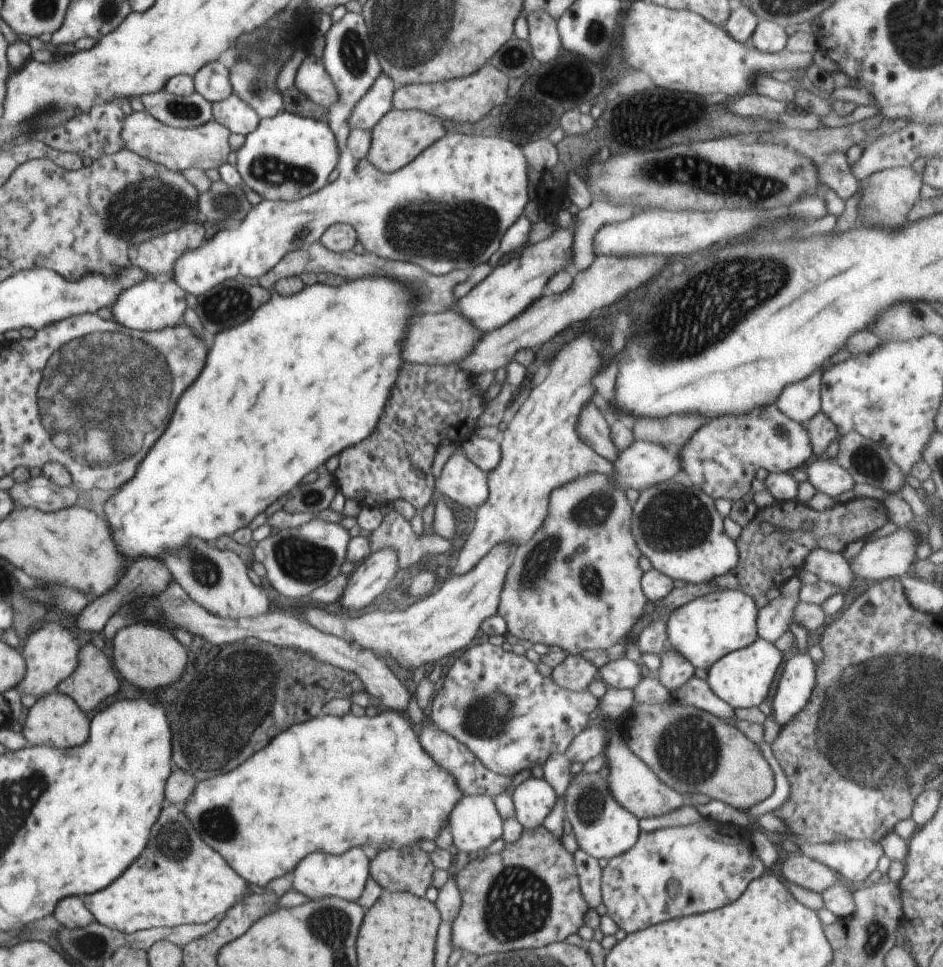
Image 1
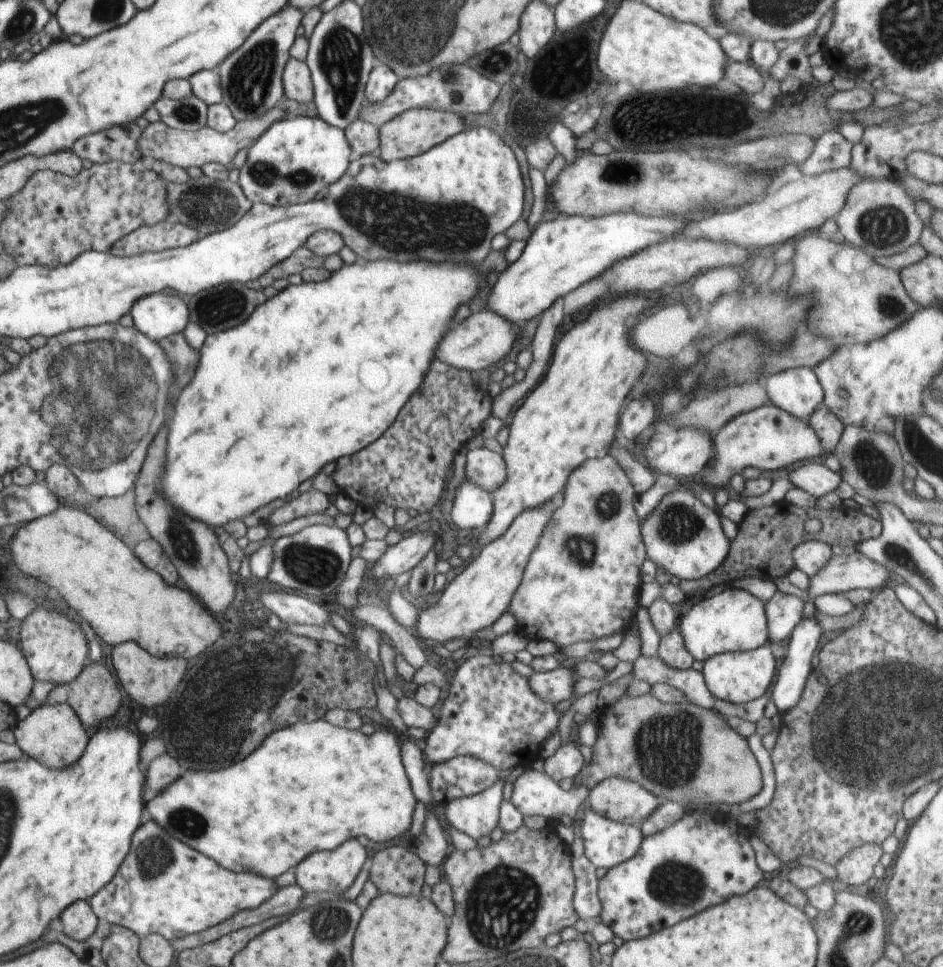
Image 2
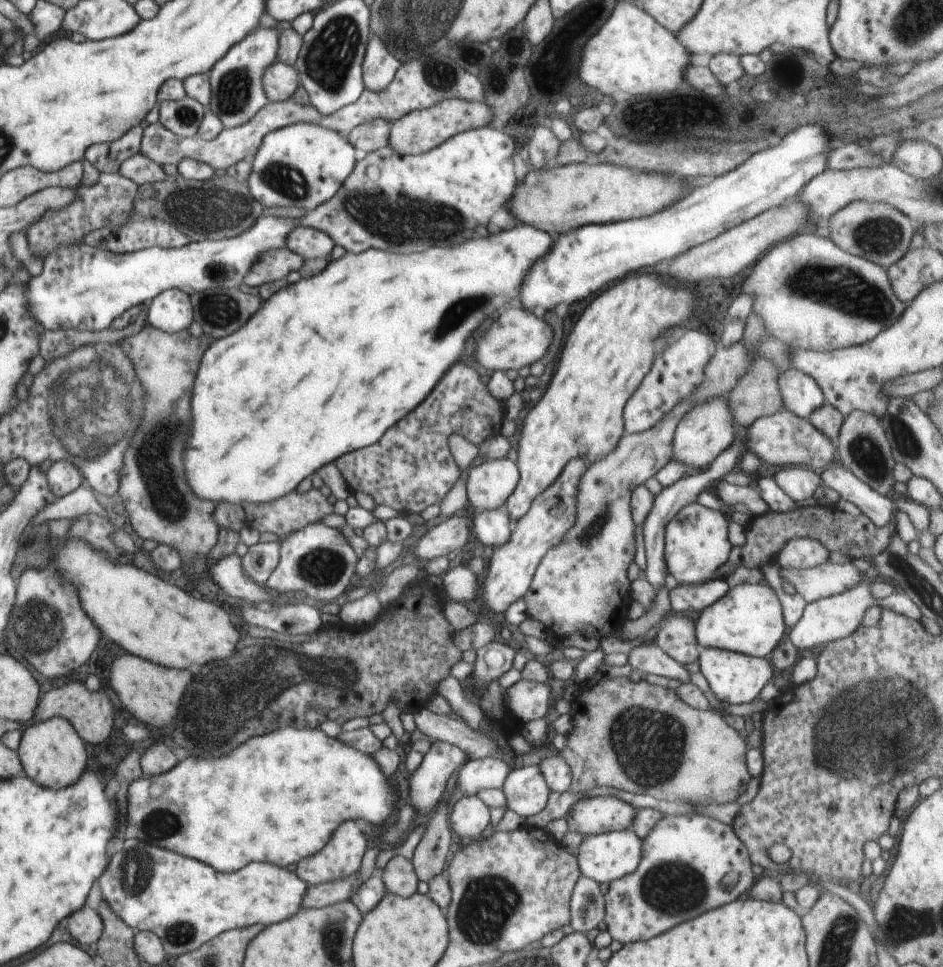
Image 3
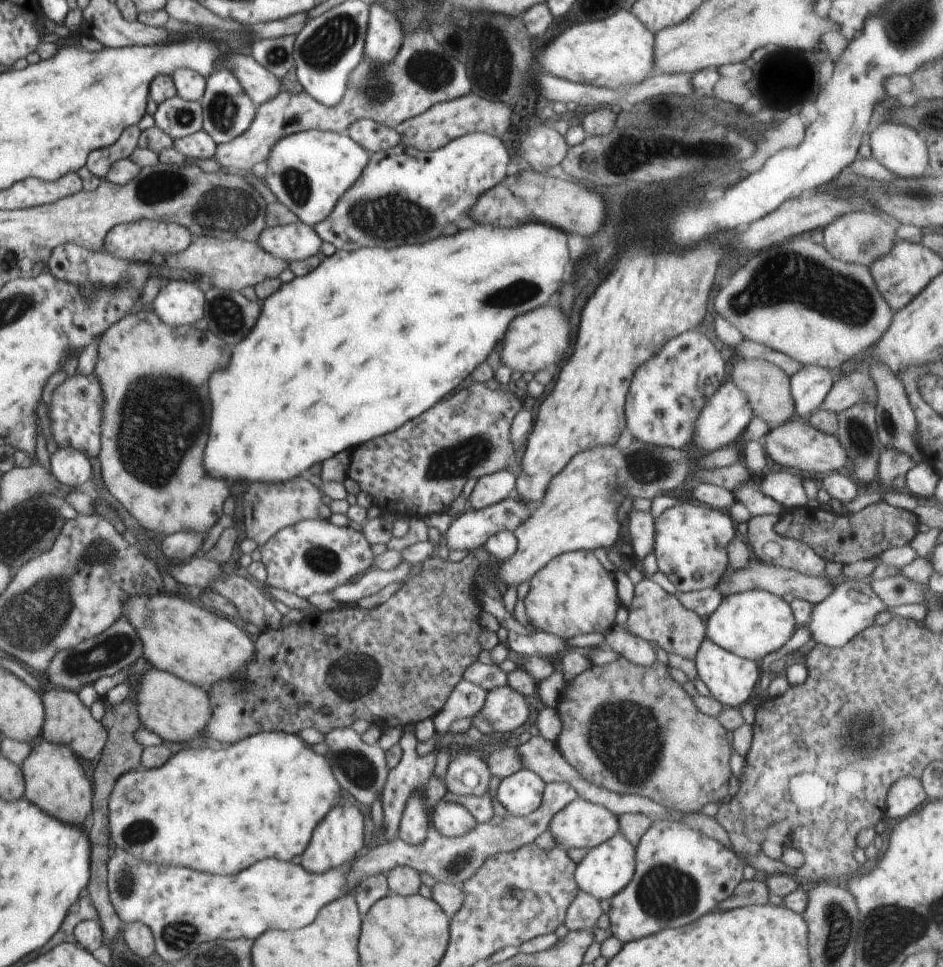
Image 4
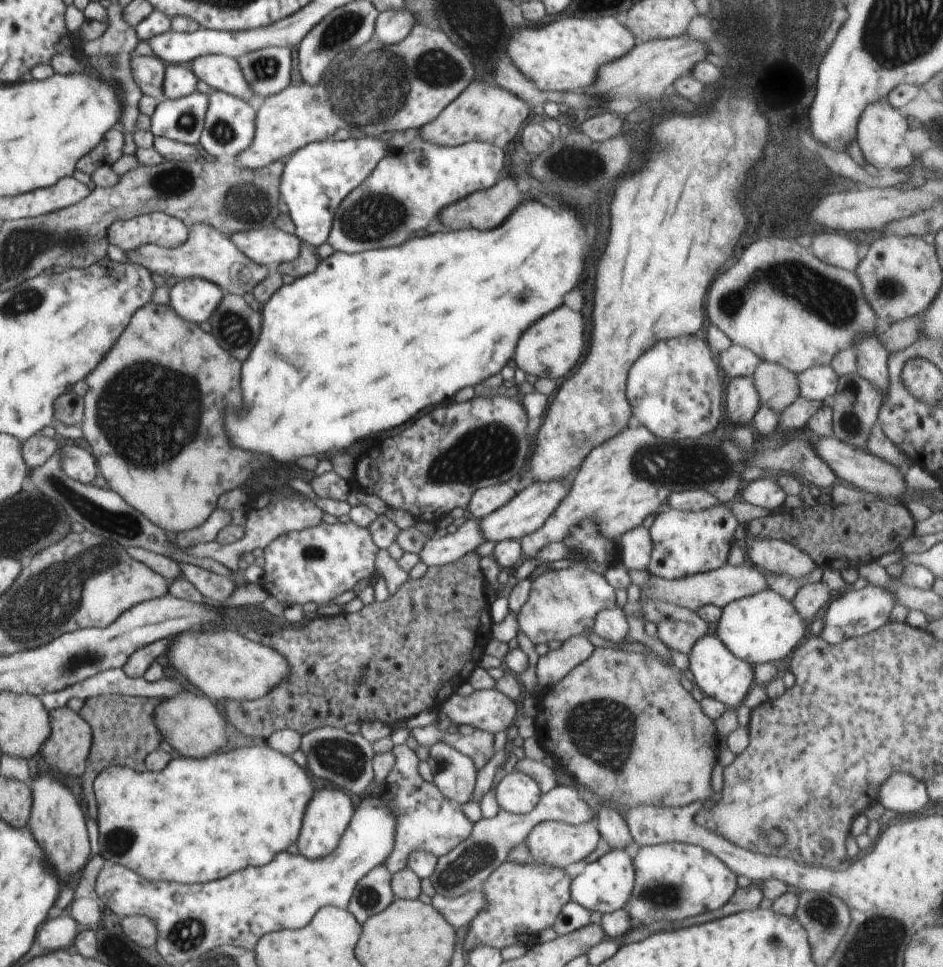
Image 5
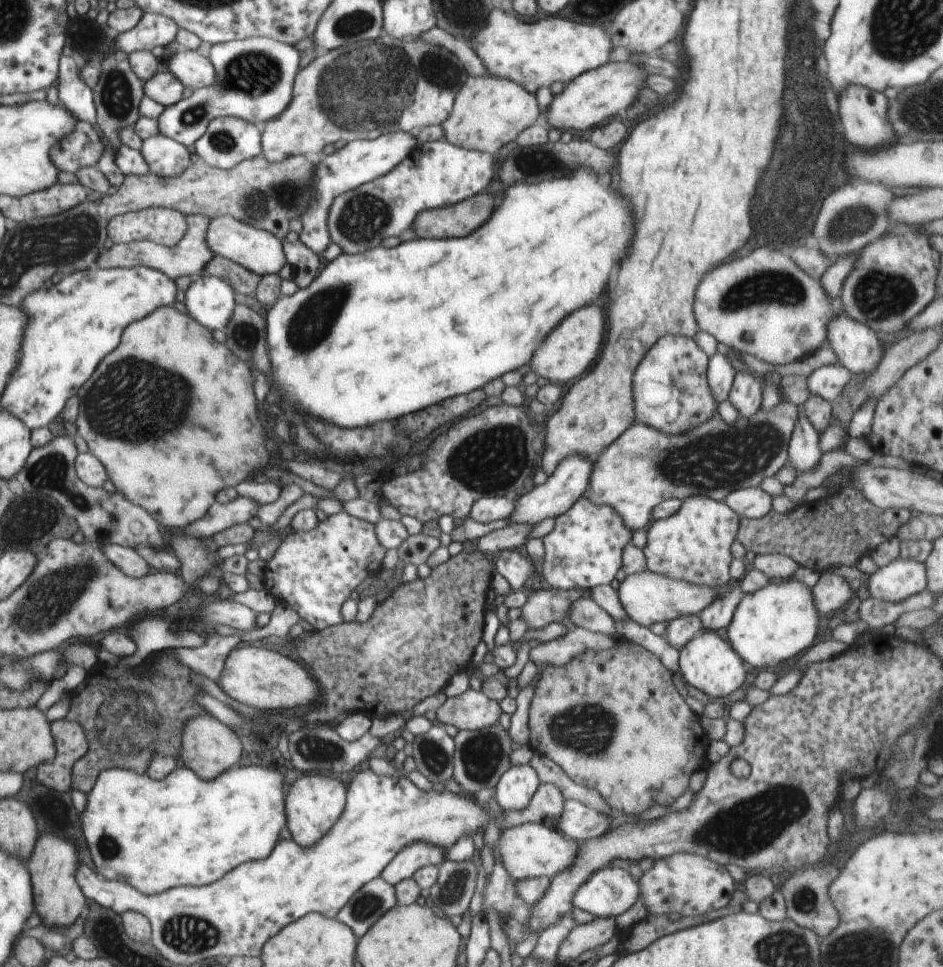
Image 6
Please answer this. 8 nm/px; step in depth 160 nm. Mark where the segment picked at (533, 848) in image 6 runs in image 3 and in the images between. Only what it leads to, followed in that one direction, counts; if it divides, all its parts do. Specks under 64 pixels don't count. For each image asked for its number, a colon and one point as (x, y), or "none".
3: (591, 816)
4: (581, 824)
5: (553, 843)

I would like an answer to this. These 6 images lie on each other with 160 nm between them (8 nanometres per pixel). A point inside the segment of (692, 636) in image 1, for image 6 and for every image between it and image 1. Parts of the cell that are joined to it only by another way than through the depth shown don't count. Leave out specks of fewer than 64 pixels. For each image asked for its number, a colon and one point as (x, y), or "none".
2: (734, 620)
3: (748, 619)
4: (753, 624)
5: (766, 626)
6: (777, 622)

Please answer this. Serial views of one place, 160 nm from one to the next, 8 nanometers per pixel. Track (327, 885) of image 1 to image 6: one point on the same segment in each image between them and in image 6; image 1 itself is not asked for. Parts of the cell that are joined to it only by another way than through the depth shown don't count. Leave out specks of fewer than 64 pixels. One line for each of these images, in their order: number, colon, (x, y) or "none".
2: (323, 871)
3: (342, 855)
4: (338, 837)
5: (328, 811)
6: (313, 803)

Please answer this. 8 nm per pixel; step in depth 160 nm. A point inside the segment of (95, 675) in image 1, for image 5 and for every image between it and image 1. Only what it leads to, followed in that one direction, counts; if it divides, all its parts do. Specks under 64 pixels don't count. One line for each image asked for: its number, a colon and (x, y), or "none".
2: (94, 695)
3: (92, 715)
4: (67, 721)
5: (66, 750)

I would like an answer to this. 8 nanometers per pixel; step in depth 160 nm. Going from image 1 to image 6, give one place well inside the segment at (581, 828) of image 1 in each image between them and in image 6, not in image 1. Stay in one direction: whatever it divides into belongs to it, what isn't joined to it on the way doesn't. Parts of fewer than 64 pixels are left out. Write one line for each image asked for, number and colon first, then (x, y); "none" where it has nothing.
2: (607, 843)
3: (604, 858)
4: (607, 869)
5: (606, 885)
6: (610, 892)

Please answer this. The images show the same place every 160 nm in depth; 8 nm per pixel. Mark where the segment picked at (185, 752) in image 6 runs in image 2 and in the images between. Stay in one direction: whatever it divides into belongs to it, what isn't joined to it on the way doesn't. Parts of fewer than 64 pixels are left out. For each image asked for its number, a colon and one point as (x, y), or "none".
2: (144, 678)
3: (151, 693)
4: (177, 711)
5: (196, 728)

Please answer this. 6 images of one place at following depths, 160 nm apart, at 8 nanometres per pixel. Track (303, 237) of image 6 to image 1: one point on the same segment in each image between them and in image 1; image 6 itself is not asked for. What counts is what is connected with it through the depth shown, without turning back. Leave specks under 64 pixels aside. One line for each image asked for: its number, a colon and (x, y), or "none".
1: (288, 157)
2: (291, 163)
3: (303, 165)
4: (308, 172)
5: (316, 178)

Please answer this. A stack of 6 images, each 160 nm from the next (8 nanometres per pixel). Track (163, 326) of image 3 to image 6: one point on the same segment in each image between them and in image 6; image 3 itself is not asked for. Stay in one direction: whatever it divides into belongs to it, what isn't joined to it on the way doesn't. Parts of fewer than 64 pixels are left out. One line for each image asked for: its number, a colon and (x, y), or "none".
4: (181, 302)
5: (194, 299)
6: (210, 300)

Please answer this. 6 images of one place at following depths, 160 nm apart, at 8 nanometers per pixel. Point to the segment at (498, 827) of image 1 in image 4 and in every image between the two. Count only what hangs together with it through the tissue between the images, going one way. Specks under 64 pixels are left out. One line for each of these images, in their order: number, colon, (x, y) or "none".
2: (477, 815)
3: (469, 817)
4: (450, 819)

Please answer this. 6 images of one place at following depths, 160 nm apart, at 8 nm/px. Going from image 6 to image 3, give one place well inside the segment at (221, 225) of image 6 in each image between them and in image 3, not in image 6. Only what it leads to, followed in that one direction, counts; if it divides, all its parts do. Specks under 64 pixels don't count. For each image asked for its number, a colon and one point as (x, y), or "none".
3: (309, 243)
4: (295, 242)
5: (269, 246)

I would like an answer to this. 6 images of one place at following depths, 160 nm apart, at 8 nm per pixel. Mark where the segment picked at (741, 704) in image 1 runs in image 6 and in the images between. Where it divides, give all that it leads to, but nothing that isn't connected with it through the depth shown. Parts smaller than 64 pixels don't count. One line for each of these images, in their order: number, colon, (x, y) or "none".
2: (739, 677)
3: (735, 678)
4: (732, 680)
5: (719, 674)
6: (707, 662)

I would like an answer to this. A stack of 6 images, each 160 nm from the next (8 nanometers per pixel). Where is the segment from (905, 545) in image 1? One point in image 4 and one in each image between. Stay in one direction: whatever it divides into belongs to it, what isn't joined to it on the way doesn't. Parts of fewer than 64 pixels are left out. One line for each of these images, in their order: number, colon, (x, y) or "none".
2: (841, 573)
3: (826, 580)
4: (756, 575)

